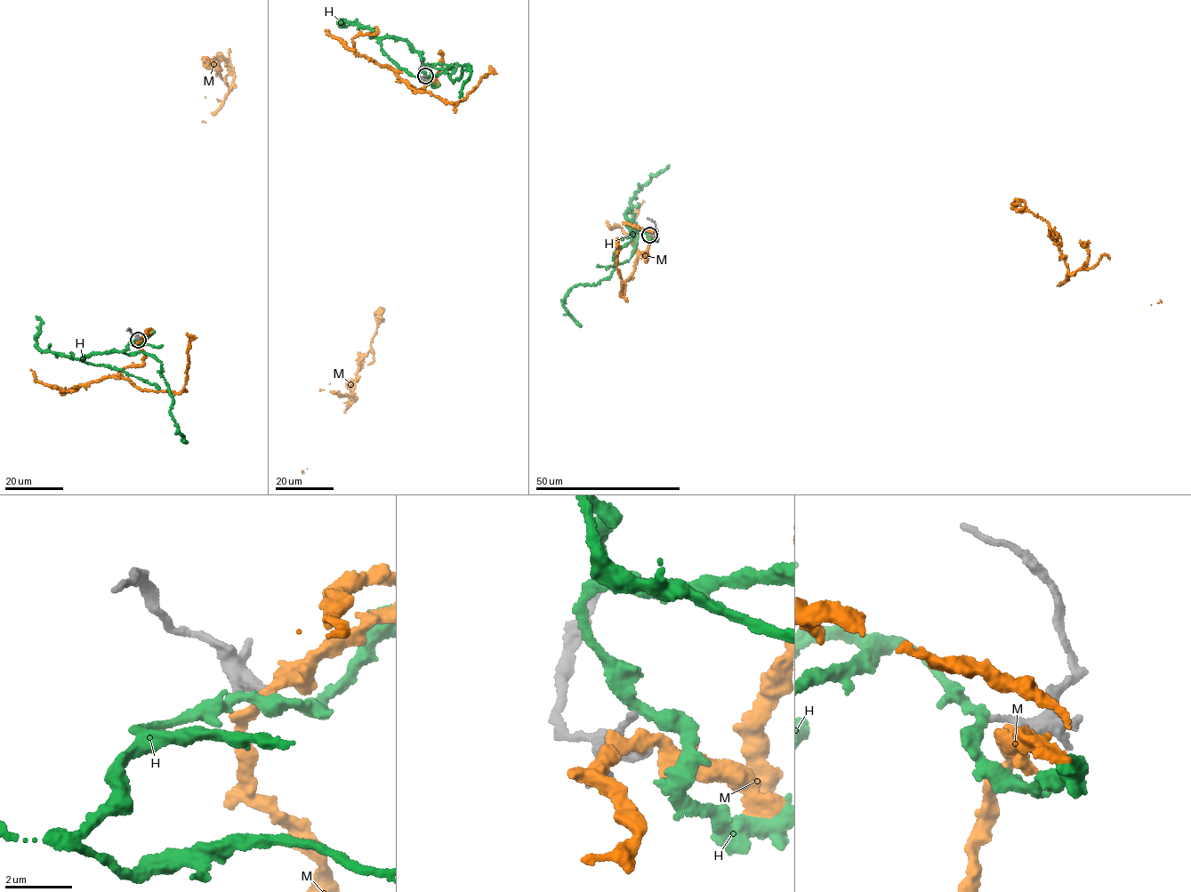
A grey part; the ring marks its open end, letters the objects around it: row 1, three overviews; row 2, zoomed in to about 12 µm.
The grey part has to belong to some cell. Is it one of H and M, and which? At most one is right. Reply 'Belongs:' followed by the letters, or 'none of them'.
Belongs: none of them

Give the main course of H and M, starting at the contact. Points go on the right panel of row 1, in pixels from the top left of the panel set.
H: (649, 235), (630, 229), (612, 274), (565, 297), (567, 314), (581, 327)
M: (651, 237), (1017, 208), (1047, 220), (1050, 236), (1073, 274), (1085, 268), (1088, 259), (1086, 247), (1080, 240)

